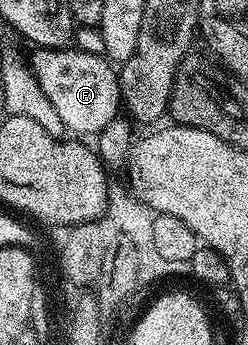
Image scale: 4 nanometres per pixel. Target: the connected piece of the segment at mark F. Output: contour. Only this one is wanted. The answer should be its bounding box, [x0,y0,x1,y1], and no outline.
[30,47,121,134]

